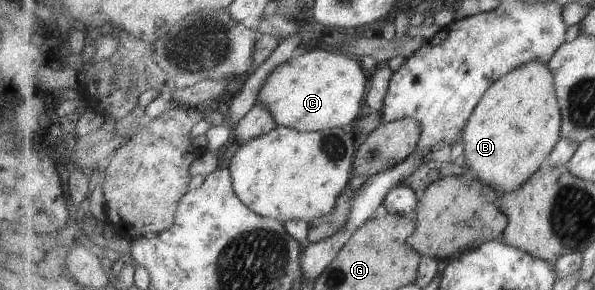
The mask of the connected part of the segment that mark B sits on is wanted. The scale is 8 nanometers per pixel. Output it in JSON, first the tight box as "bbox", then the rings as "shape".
{"bbox":[462,60,562,195],"shape":[[[533,60],[500,77],[476,105],[462,133],[464,154],[477,180],[493,185],[500,195],[529,181],[562,138],[562,109],[549,65]]]}

